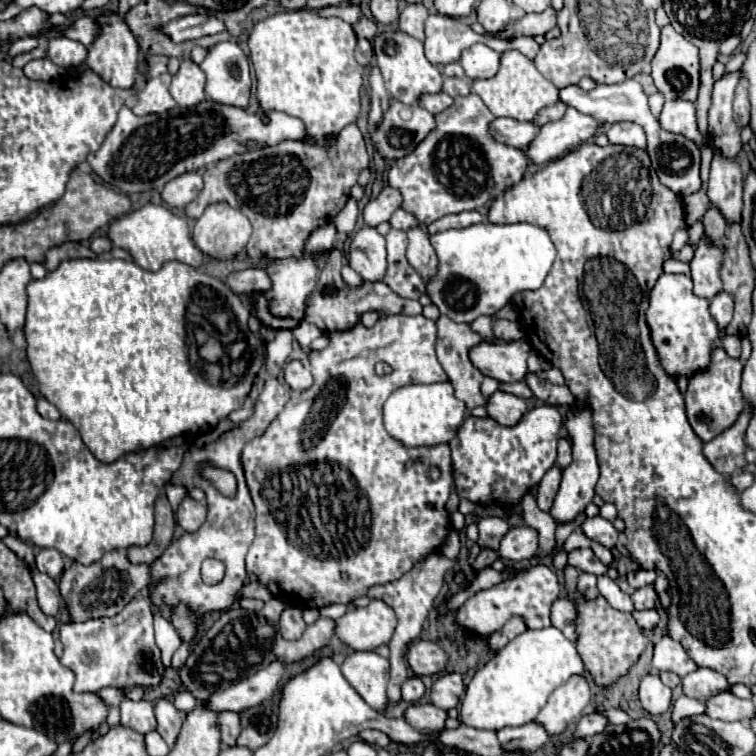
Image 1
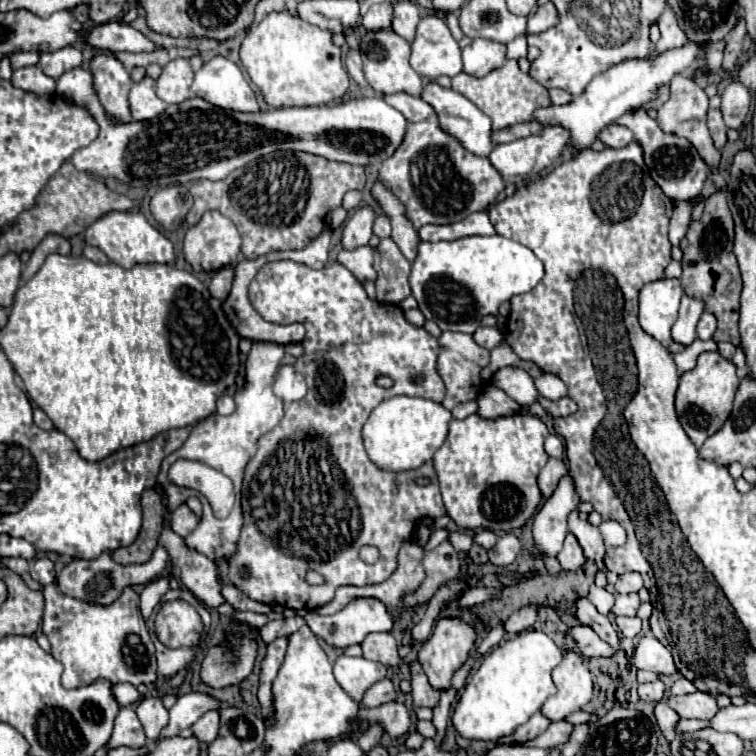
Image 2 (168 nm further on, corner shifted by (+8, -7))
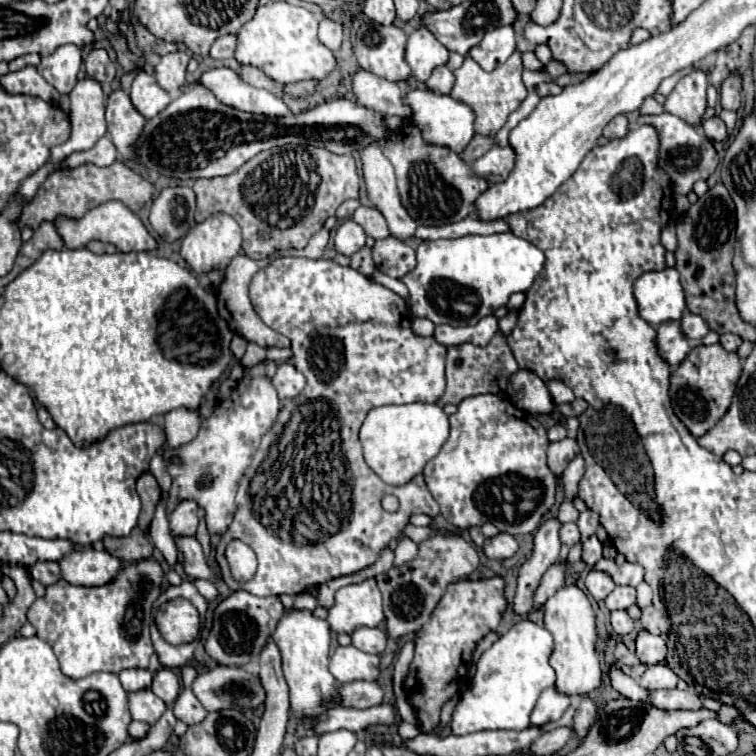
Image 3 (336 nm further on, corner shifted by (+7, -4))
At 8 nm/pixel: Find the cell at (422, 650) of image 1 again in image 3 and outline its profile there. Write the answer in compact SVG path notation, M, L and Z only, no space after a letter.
M357 627L353 631L353 645L365 653L383 653L385 639L385 631L379 627Z

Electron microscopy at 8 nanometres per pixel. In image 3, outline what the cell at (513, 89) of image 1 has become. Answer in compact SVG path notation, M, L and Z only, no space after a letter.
M515 51L503 65L499 65L497 69L493 69L491 73L483 71L469 55L465 57L463 65L459 69L453 71L455 73L455 87L451 91L451 97L469 105L473 109L473 113L477 113L477 133L485 135L485 137L493 137L507 121L507 117L523 103L523 99L527 97L527 89L523 85L521 73L523 73L523 65L521 65L521 53Z

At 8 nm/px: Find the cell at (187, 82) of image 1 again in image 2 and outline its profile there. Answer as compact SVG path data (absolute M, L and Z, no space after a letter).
M176 58L162 68L160 78L156 80L156 94L168 104L182 104L188 100L190 86L194 80L194 70L186 58Z

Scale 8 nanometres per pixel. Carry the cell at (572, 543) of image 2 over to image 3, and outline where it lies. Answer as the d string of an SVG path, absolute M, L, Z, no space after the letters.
M563 523L561 529L559 529L559 537L561 537L561 543L573 547L573 545L579 543L581 533L579 533L579 529L577 529L575 523Z

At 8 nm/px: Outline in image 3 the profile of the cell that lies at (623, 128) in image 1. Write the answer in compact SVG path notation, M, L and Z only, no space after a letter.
M617 115L613 117L613 121L609 121L609 125L605 125L605 133L603 137L607 139L617 139L617 137L625 137L629 131L629 123L625 115Z

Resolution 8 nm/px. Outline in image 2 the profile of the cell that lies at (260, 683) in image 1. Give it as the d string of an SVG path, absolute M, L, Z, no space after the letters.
M188 692L184 696L180 696L176 700L176 704L170 710L170 722L168 726L162 730L160 738L166 736L176 736L180 730L190 728L200 716L204 716L204 712L212 712L212 710L220 710L222 702L210 694L204 692Z

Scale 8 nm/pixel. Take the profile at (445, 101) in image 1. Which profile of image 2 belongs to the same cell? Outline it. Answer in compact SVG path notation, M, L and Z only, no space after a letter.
M398 92L398 94L392 94L392 96L382 96L390 106L394 106L396 110L400 110L408 122L420 122L420 120L426 120L430 114L434 114L434 108L424 102L422 98L414 98L414 96L408 96L404 92Z

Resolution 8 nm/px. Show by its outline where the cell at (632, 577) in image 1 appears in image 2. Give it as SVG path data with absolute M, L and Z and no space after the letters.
M626 572L622 576L618 576L618 582L614 584L618 594L630 594L630 592L638 592L644 586L642 576L638 572Z

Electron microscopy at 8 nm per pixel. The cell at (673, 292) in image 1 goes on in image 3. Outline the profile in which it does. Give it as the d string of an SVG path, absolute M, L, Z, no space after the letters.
M673 267L663 271L647 271L633 283L639 315L653 327L669 319L681 319L685 313L685 297L679 273Z

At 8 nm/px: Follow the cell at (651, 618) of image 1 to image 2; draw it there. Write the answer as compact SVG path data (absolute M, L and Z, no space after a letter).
M618 616L618 618L616 618L616 624L618 624L620 632L622 632L624 636L628 636L628 638L634 638L634 636L642 630L642 620L640 620L638 616L634 616L634 618Z

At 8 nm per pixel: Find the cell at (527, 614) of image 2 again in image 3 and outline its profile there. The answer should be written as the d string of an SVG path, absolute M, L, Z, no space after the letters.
M555 563L547 569L547 573L543 575L537 591L535 591L535 609L539 605L543 605L559 587L563 587L565 583L565 563Z

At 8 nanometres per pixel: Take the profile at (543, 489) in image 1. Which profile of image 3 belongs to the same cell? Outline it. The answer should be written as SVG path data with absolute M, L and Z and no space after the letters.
M565 437L565 441L551 443L549 449L547 449L547 465L549 465L549 469L559 477L565 471L571 457L575 457L577 451L579 451L577 441L571 439L571 437Z

